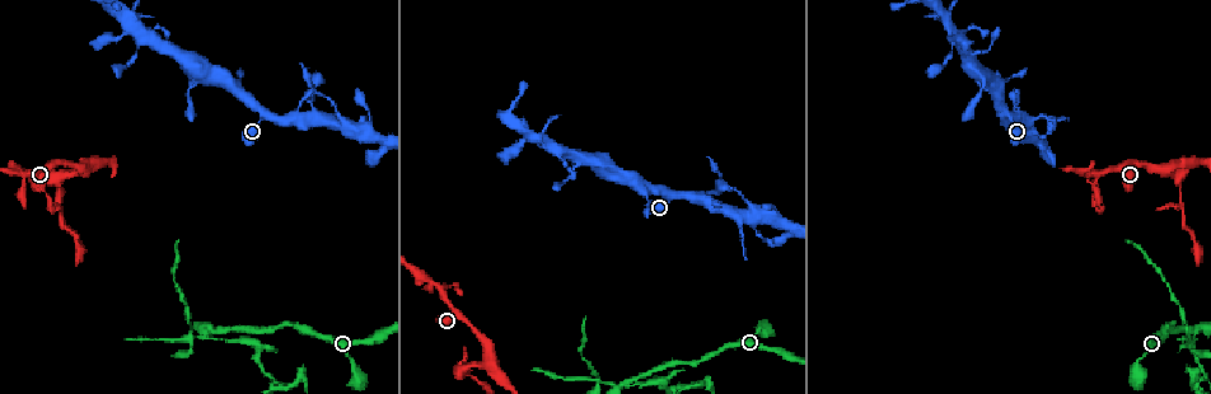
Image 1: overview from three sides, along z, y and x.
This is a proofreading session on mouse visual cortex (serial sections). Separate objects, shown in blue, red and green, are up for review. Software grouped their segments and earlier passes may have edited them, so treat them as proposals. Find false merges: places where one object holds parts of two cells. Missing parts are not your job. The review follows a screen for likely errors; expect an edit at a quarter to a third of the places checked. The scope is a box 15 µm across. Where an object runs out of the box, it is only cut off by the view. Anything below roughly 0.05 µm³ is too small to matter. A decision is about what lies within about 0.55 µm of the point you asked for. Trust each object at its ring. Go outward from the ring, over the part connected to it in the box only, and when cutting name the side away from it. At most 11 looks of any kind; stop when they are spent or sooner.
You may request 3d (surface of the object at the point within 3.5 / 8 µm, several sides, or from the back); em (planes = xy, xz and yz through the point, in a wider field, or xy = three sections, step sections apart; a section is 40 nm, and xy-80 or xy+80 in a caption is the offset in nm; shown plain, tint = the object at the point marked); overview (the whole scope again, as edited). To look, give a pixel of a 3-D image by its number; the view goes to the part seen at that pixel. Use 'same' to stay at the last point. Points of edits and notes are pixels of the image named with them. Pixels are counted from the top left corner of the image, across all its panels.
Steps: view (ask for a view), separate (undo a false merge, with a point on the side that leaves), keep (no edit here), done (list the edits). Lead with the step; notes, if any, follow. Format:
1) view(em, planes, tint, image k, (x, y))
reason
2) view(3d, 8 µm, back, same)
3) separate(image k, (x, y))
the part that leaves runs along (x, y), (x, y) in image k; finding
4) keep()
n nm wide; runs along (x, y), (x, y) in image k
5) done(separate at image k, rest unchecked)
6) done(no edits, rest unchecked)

view(3d, 3.5 µm, image 1, (1180, 198))
abrupt turn

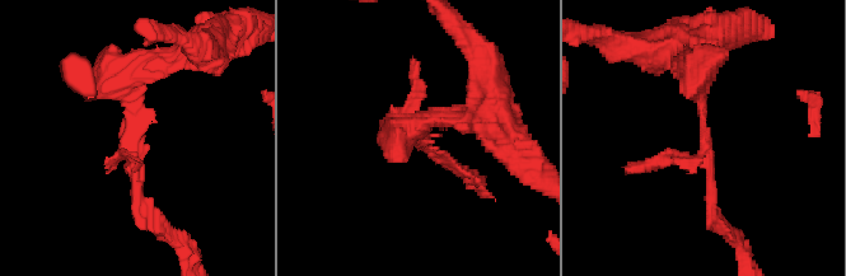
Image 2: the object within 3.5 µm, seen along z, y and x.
view(em, xy, step 3, tint, image 2, (704, 127))
now the EM

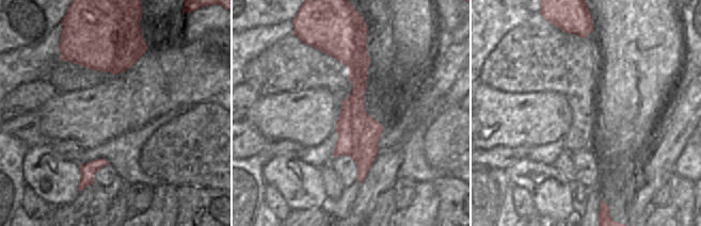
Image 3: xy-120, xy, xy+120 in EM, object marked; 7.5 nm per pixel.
separate(image 2, (415, 106))
the part that leaves runs along (134, 116), (138, 214), (160, 229) in image 2; a second cell is stuck on

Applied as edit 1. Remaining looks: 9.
view(overview)
redraw

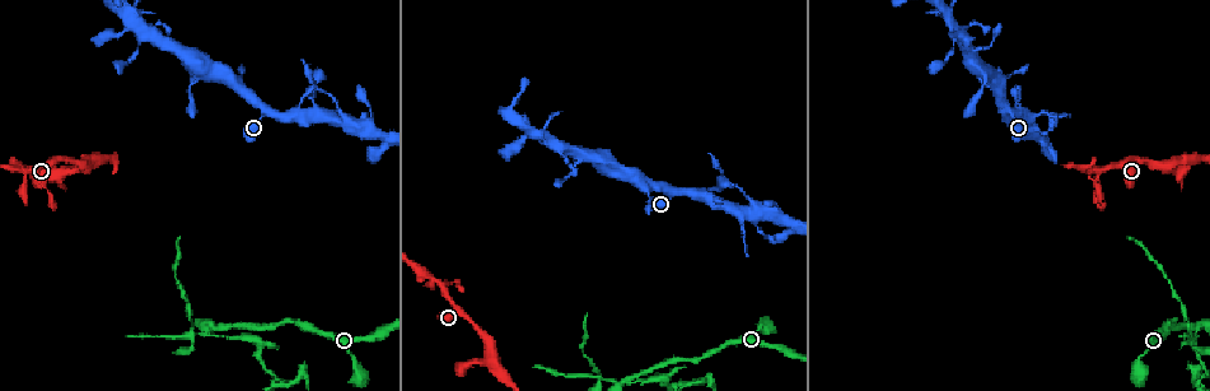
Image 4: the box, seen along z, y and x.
view(3d, 3.5 µm, back, image 4, (97, 160))
calibre changes

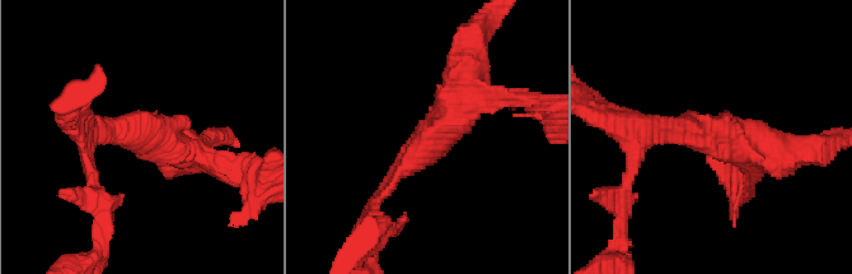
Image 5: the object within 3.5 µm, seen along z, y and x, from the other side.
view(em, xy, step 1, tint, image 5, (426, 151))

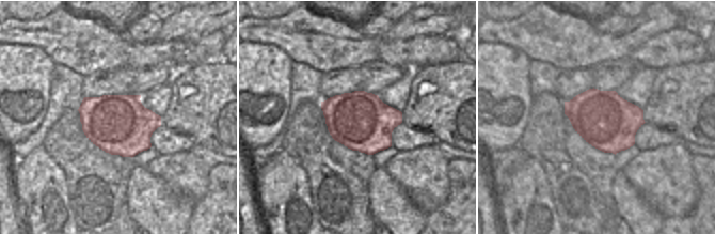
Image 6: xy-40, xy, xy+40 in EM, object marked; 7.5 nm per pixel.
keep()
440 nm wide; runs along (466, 86), (462, 108), (373, 213) in image 5; continuous, no second cell

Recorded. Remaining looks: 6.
view(3d, 8 µm, image 4, (440, 279))
a fork

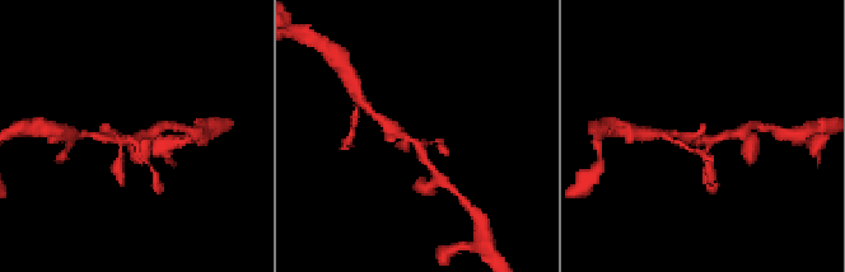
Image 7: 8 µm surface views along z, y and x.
view(3d, 3.5 µm, image 7, (128, 139))
closer look

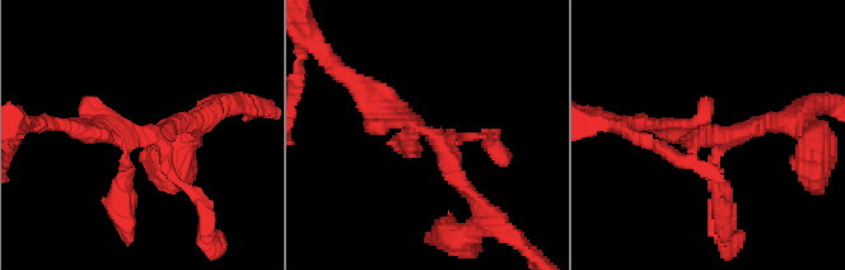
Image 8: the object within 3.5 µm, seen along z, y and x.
keep()
runs along (475, 199), (440, 143), (362, 88) in image 8; one cell here

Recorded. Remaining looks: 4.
view(3d, 8 µm, image 4, (682, 192))
two arms in line, one across

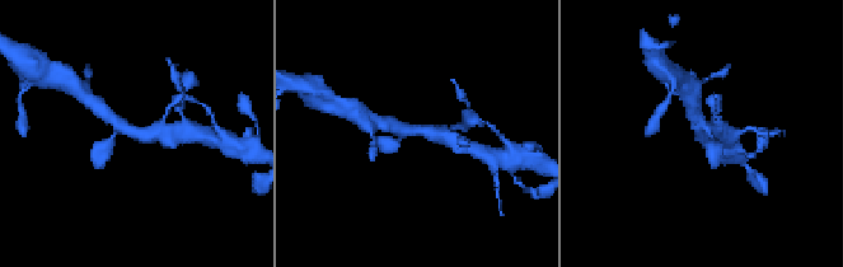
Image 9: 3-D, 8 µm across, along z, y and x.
view(3d, 3.5 µm, back, image 9, (130, 132))

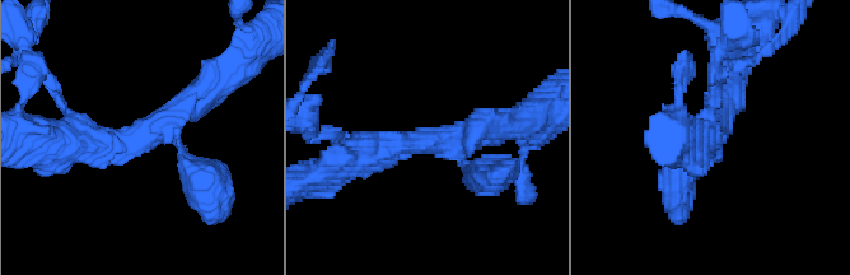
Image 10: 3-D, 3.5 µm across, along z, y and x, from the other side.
view(em, xy, step 2, tint, image 10, (427, 144))
3 arms; arms of 250, 350, 400 nm; now the EM

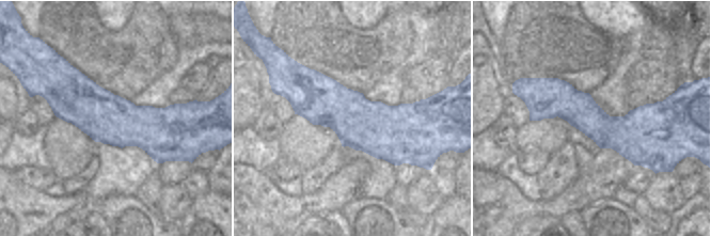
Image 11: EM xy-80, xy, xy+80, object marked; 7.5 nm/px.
keep()
400 nm wide; runs along (525, 97), (596, 124), (661, 110) in image 11; continuous, no second cell

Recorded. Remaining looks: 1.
done(separate at image 2, rest unchecked)

